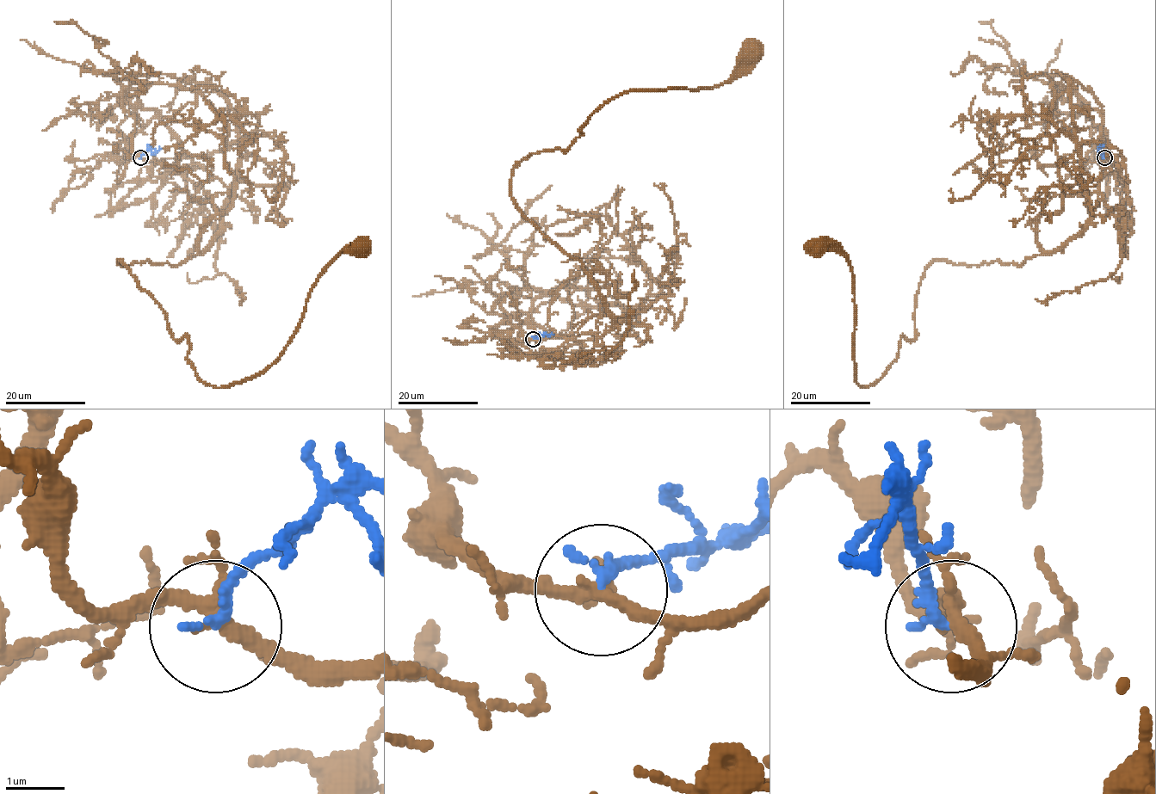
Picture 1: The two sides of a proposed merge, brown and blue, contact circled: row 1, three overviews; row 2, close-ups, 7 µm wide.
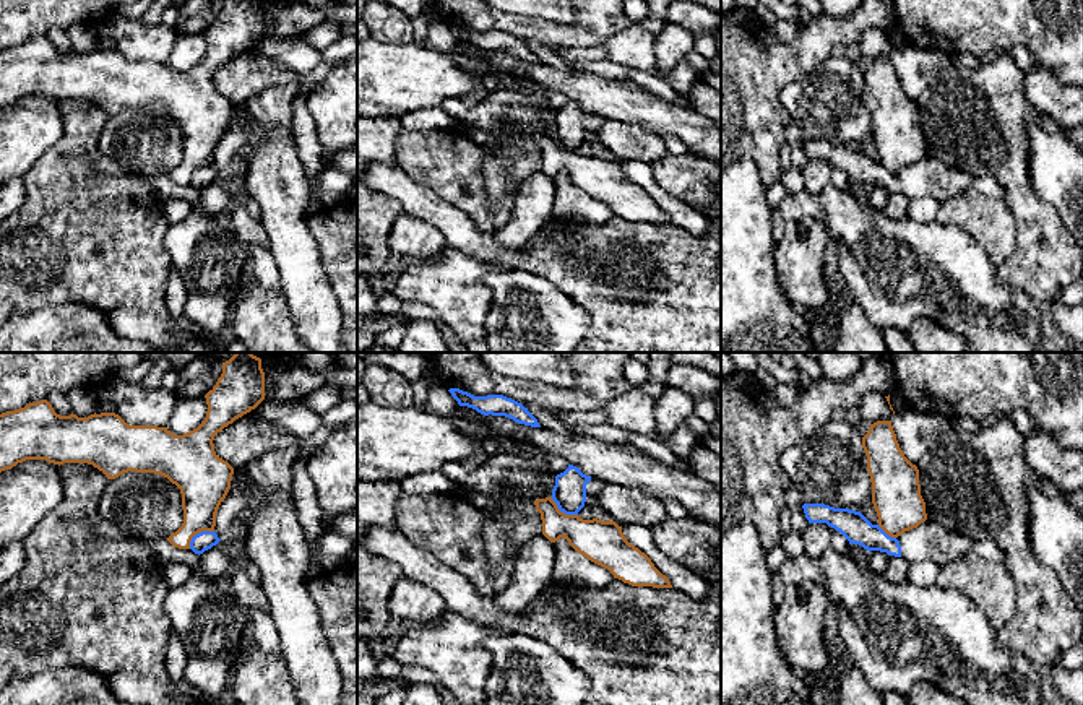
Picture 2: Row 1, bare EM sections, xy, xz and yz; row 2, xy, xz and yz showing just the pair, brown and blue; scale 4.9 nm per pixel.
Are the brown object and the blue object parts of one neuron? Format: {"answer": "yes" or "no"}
{"answer": "no"}

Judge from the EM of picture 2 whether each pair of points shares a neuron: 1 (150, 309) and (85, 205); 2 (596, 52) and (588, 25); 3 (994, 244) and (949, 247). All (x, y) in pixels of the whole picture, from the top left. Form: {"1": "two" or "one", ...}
{"1": "one", "2": "two", "3": "two"}

